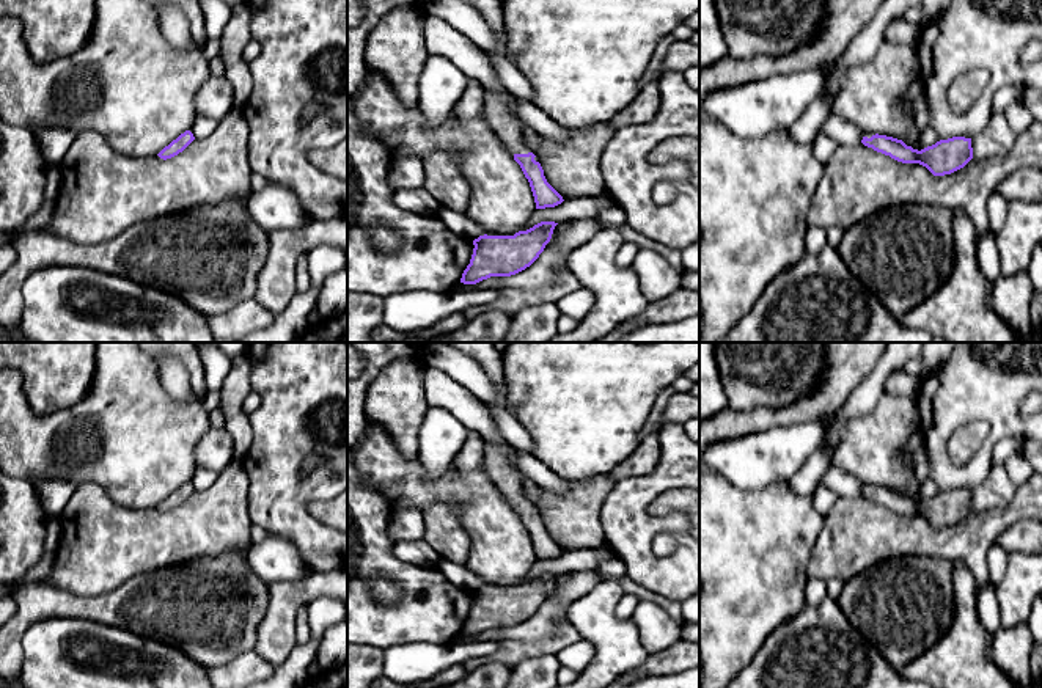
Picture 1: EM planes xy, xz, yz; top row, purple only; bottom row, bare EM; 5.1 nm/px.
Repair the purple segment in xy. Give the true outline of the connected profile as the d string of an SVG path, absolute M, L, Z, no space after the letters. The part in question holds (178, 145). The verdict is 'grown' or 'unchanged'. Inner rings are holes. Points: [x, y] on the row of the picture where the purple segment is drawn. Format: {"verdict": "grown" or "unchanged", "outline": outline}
{"verdict": "unchanged", "outline": "M185 130L168 146L165 146L157 156L163 160L171 159L179 152L182 152L193 140L195 140L193 134L190 130Z"}

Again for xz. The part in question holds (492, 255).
{"verdict": "unchanged", "outline": "M541 221L514 236L479 236L460 283L476 284L490 276L511 276L530 267L550 242L558 223Z"}

